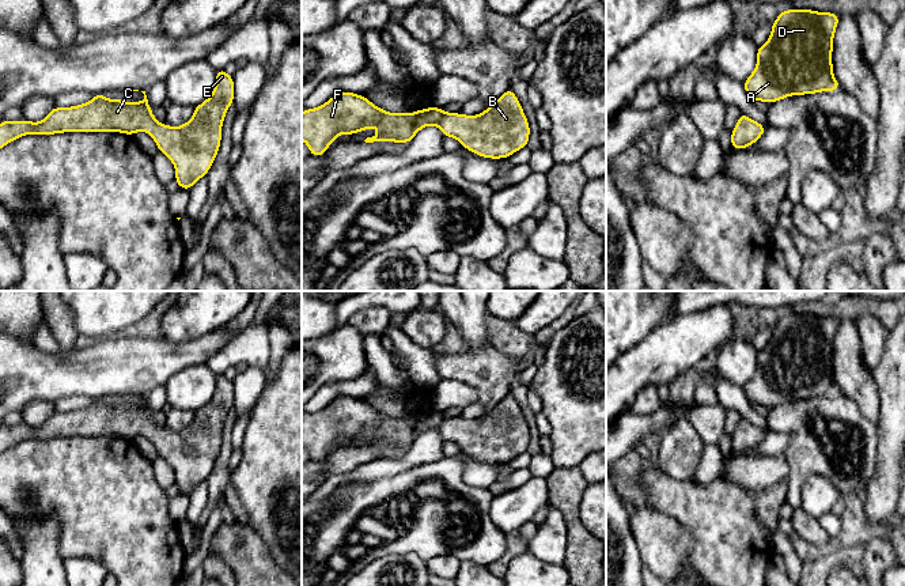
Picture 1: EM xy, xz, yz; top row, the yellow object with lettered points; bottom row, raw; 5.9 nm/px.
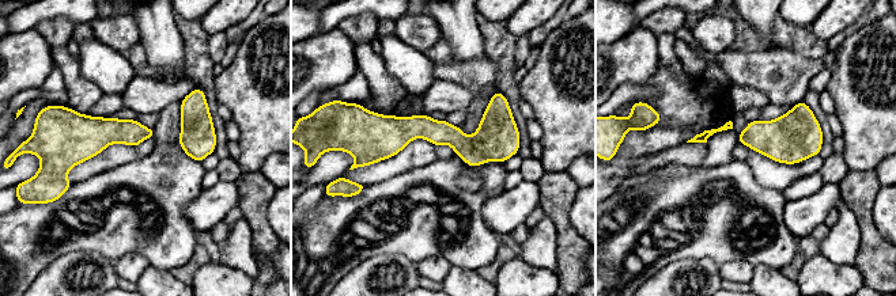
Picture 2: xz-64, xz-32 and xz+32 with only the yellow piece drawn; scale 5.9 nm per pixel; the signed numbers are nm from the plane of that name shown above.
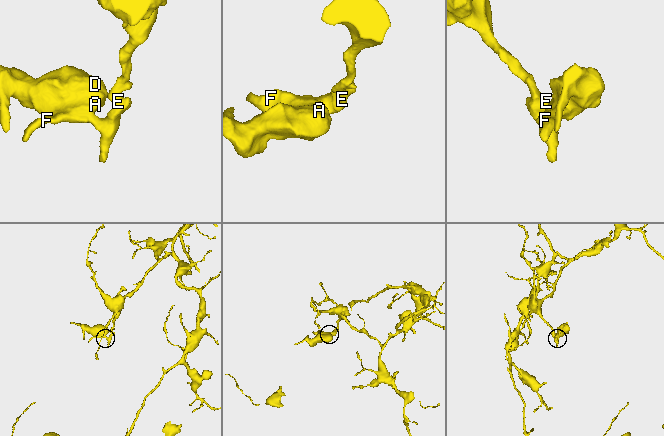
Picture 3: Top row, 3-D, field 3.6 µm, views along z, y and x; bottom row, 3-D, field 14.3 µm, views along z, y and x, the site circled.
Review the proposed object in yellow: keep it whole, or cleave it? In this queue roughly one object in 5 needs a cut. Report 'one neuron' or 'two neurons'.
one neuron

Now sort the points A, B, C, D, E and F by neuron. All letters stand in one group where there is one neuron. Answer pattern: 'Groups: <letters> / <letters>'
Groups: A B C D E F

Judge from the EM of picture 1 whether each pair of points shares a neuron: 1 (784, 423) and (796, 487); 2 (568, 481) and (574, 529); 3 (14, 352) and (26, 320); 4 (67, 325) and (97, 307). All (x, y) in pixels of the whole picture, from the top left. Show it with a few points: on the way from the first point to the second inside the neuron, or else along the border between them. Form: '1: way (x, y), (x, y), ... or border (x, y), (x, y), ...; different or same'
1: way (799, 435), (799, 469); same
2: way (568, 494), (572, 517); same
3: border (14, 335), (33, 346); different
4: border (65, 305), (72, 313), (72, 321), (79, 333); different

